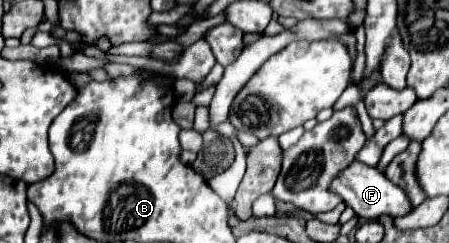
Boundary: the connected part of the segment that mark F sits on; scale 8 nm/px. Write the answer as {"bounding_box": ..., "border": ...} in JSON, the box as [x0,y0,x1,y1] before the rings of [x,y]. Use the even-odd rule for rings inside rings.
{"bounding_box":[330,162,414,220],"border":[[[352,162],[346,170],[342,170],[342,174],[338,174],[338,178],[334,178],[332,186],[330,186],[336,194],[342,196],[344,204],[354,208],[354,212],[360,216],[360,218],[366,218],[366,220],[378,220],[380,216],[388,214],[388,216],[406,216],[410,214],[414,208],[410,204],[410,200],[406,198],[406,194],[402,192],[402,188],[394,186],[388,178],[384,178],[384,174],[380,174],[378,170],[370,168],[370,166],[364,166],[362,162]]]}

